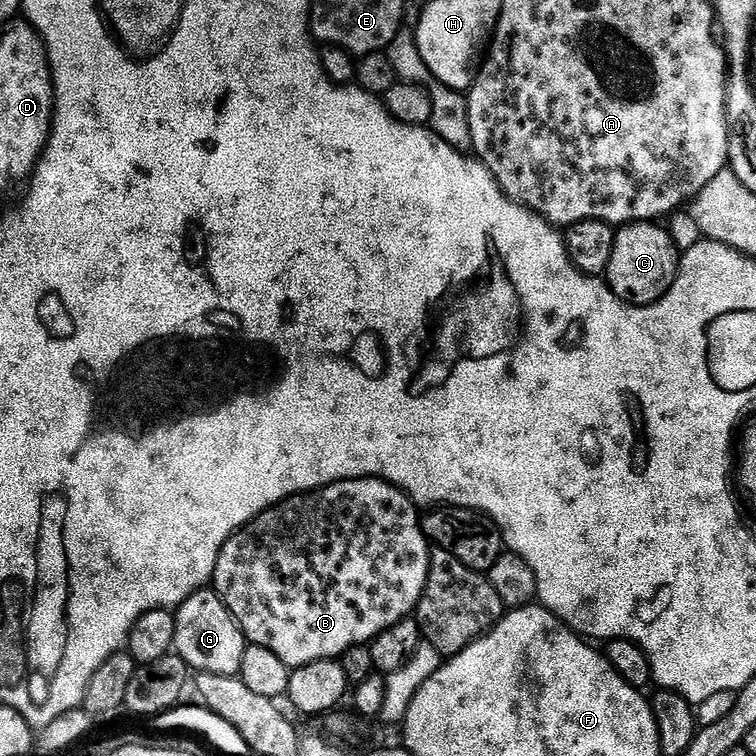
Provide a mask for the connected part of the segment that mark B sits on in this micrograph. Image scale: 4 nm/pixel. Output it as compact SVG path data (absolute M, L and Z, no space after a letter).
M379 478L339 480L314 492L290 496L281 504L267 508L261 516L255 516L245 528L240 529L224 543L212 575L214 590L219 593L221 600L231 610L232 617L244 631L245 641L274 650L274 654L278 654L289 668L301 668L310 662L343 657L344 653L352 648L371 645L387 628L409 619L415 613L420 599L424 597L424 587L428 581L430 541L424 534L421 513L416 512L419 512L418 505L409 498L403 488Z

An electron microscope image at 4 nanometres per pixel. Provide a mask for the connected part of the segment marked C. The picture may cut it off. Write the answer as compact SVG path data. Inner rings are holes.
M636 220L615 229L616 241L608 263L606 283L618 299L628 304L654 304L676 281L682 252L676 249L671 234L660 226L650 220Z

